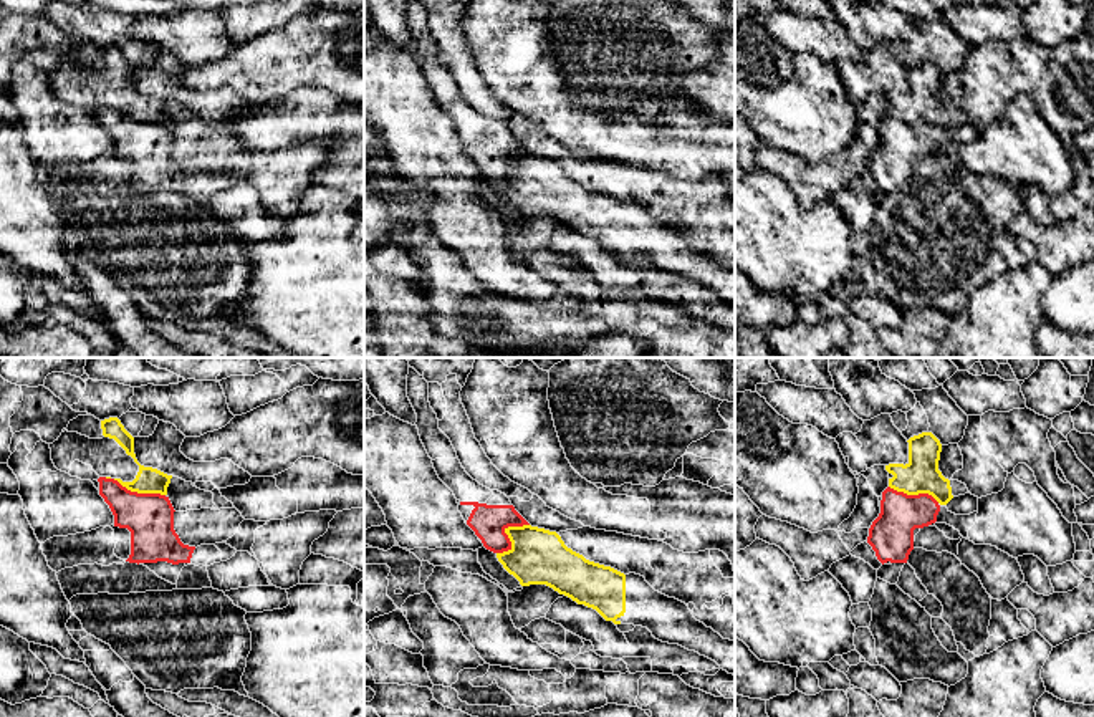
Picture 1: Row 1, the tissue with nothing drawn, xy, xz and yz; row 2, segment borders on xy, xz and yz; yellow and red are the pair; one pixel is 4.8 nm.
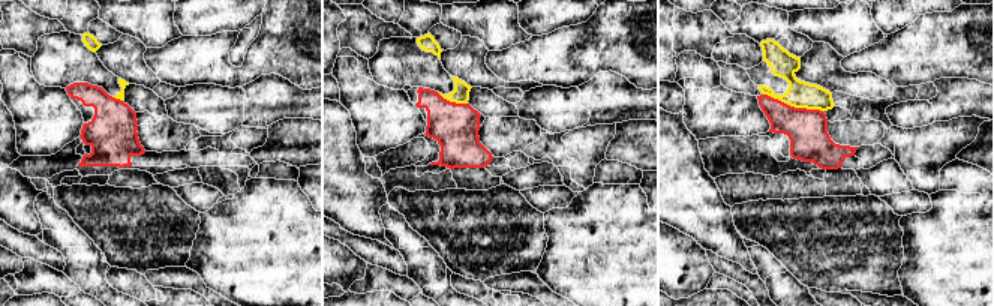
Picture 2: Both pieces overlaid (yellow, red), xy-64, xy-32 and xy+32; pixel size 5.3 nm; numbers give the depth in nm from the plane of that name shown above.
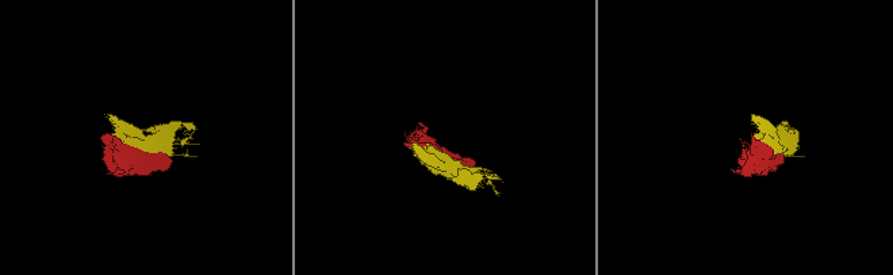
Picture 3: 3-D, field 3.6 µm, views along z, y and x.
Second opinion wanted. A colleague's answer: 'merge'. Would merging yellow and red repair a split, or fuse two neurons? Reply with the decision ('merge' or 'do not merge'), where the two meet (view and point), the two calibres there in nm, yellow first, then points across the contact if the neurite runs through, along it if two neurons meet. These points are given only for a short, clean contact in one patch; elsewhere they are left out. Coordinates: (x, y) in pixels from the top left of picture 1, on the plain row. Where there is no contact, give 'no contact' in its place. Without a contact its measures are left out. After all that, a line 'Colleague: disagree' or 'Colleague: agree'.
do not merge; meets yellow in xz at (505, 161); 280 nm thick on the yellow side, 170 nm on the other
Colleague: disagree

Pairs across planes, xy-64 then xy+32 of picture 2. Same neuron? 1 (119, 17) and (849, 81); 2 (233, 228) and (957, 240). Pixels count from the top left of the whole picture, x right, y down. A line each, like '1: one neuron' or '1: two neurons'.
1: two neurons
2: one neuron

